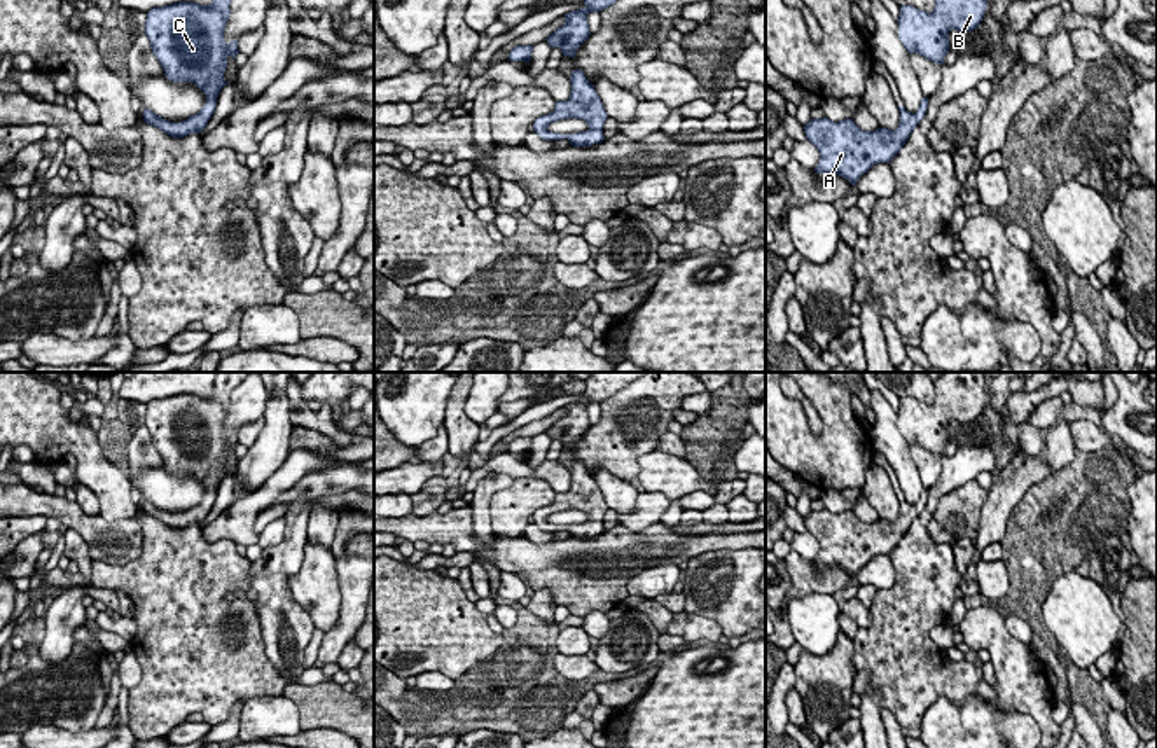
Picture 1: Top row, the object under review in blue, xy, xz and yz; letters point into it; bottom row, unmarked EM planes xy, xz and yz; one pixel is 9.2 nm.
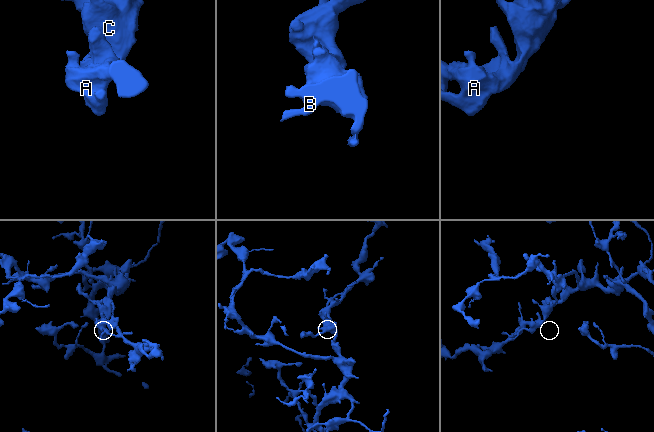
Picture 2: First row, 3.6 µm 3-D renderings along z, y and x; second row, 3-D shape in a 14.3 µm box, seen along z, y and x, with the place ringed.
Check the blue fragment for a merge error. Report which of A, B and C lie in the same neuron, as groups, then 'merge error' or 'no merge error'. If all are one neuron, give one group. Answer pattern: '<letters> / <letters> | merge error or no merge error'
A B C | no merge error

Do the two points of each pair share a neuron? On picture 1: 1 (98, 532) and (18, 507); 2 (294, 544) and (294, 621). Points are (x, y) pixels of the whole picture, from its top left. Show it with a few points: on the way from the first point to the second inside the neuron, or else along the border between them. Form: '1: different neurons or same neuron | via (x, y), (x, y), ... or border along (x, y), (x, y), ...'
1: same neuron | via (79, 521), (60, 507), (37, 505)
2: same neuron | via (280, 563), (278, 602)

